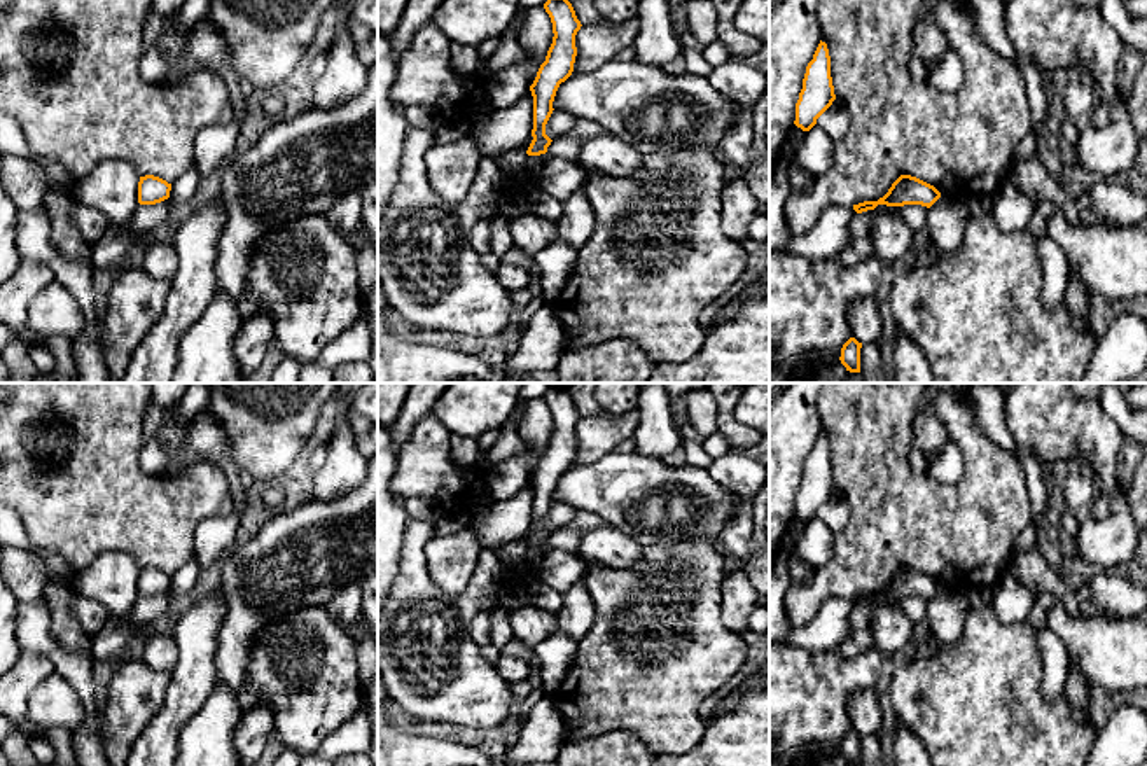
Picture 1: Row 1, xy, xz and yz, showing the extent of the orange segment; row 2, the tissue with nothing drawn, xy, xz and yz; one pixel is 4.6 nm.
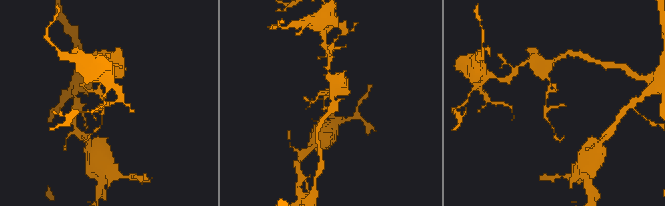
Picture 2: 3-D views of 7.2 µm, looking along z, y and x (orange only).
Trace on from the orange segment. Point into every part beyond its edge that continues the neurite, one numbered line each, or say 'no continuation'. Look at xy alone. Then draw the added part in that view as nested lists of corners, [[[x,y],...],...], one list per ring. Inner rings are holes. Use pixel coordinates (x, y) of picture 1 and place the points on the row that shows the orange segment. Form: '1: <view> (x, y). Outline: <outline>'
no continuation

